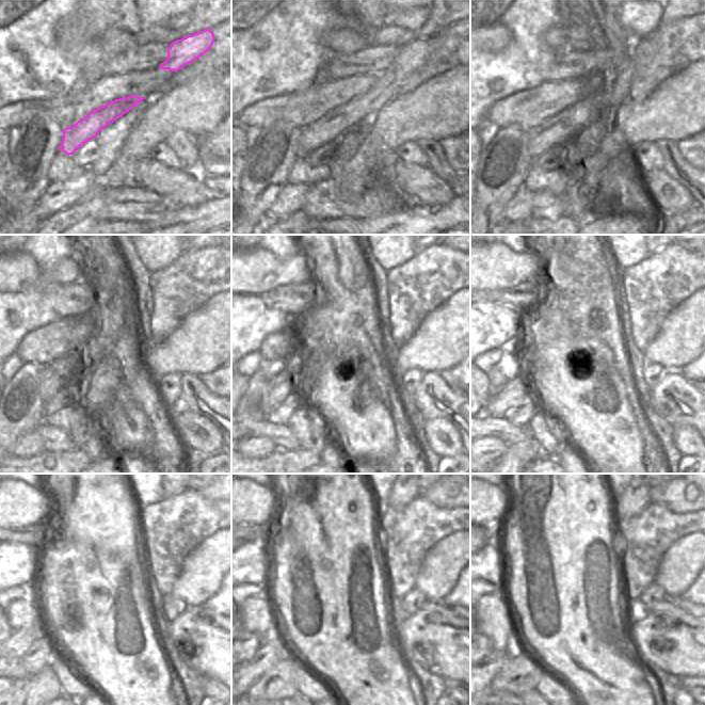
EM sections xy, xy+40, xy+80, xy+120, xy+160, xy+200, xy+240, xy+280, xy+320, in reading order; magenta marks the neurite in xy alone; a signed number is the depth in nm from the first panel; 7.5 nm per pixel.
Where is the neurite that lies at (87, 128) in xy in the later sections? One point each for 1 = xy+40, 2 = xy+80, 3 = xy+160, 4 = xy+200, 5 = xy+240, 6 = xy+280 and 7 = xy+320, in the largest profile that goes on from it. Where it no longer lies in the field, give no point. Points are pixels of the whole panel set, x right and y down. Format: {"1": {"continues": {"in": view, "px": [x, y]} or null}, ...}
{"1": {"continues": {"in": "xy+40", "px": [329, 128]}}, "2": {"continues": {"in": "xy+80", "px": [550, 135]}}, "3": {"continues": {"in": "xy+160", "px": [282, 386]}}, "4": {"continues": {"in": "xy+200", "px": [510, 395]}}, "5": {"continues": {"in": "xy+240", "px": [16, 645]}}, "6": {"continues": {"in": "xy+280", "px": [253, 643]}}, "7": {"continues": {"in": "xy+320", "px": [492, 647]}}}

